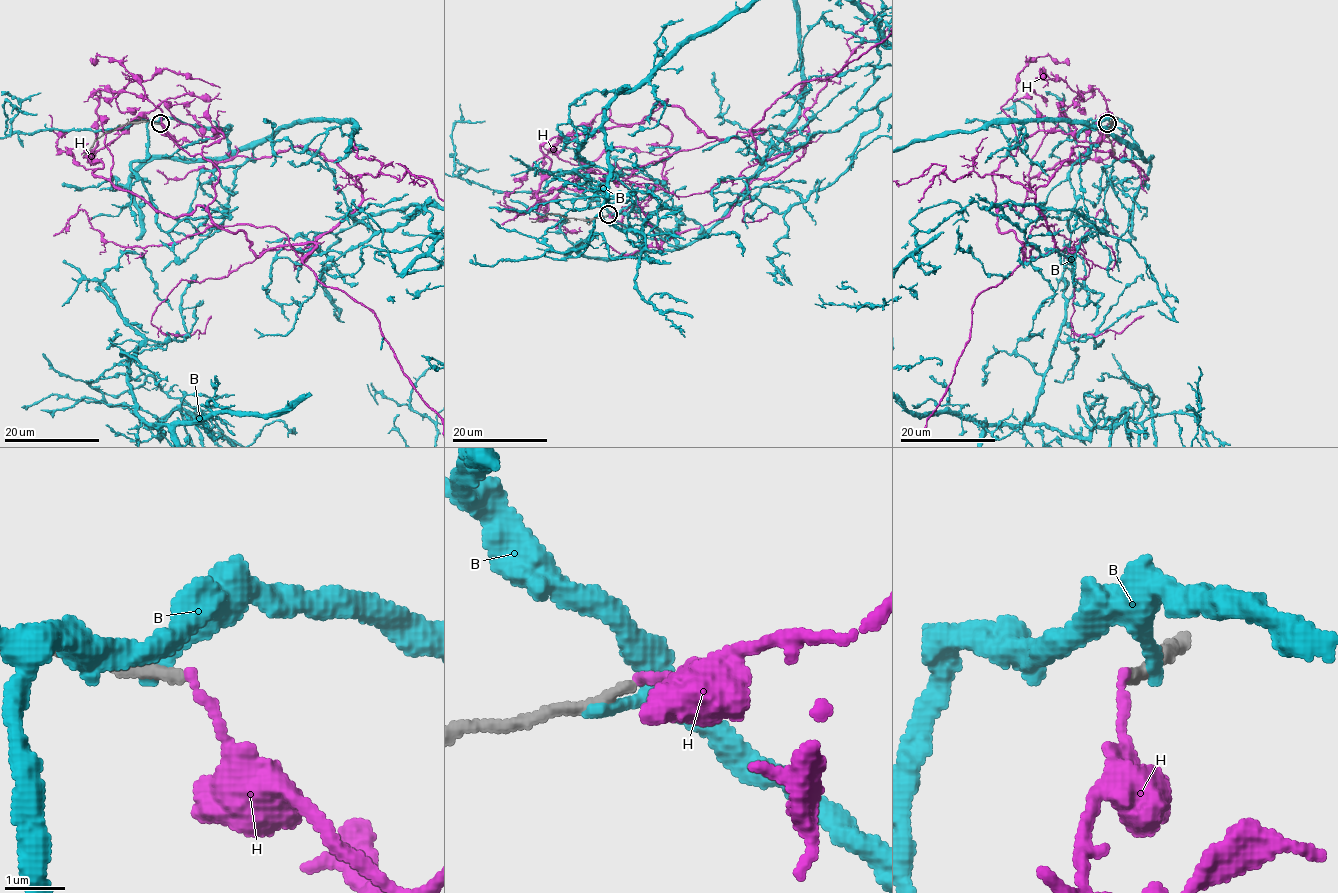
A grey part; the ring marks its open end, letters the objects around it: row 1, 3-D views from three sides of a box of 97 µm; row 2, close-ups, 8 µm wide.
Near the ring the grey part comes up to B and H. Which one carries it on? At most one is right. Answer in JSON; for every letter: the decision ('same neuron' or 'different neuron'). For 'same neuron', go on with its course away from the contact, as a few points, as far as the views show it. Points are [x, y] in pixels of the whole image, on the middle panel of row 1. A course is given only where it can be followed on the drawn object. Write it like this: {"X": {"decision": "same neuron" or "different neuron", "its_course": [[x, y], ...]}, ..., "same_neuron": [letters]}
{"B": {"decision": "different neuron"}, "H": {"decision": "different neuron"}, "same_neuron": []}

